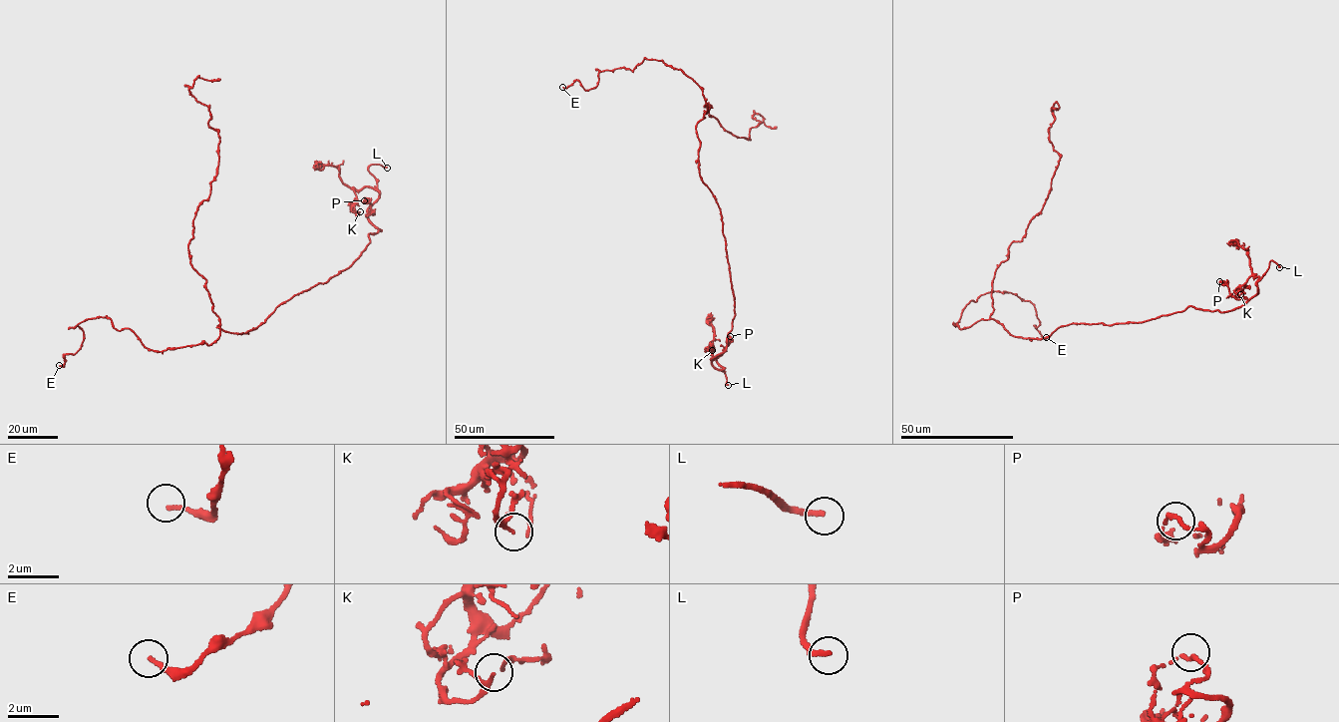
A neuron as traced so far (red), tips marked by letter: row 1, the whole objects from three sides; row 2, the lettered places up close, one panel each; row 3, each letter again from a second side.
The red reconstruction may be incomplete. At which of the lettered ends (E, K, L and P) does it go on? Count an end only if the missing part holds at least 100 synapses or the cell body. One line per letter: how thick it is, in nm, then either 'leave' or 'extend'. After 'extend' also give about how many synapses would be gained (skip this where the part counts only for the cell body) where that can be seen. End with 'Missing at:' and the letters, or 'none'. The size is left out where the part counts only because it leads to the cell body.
E: calibre 150 nm; leave
K: calibre 140 nm; leave
L: calibre 200 nm; extend
P: calibre 130 nm; leave
Missing at: L

